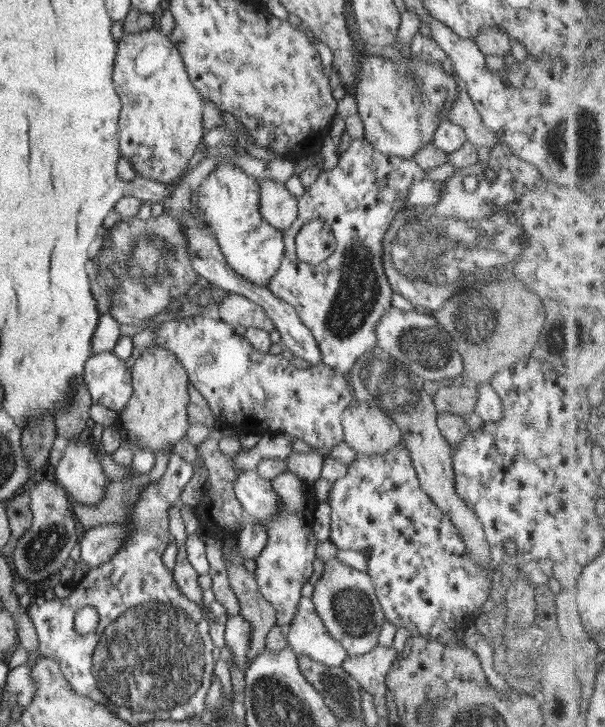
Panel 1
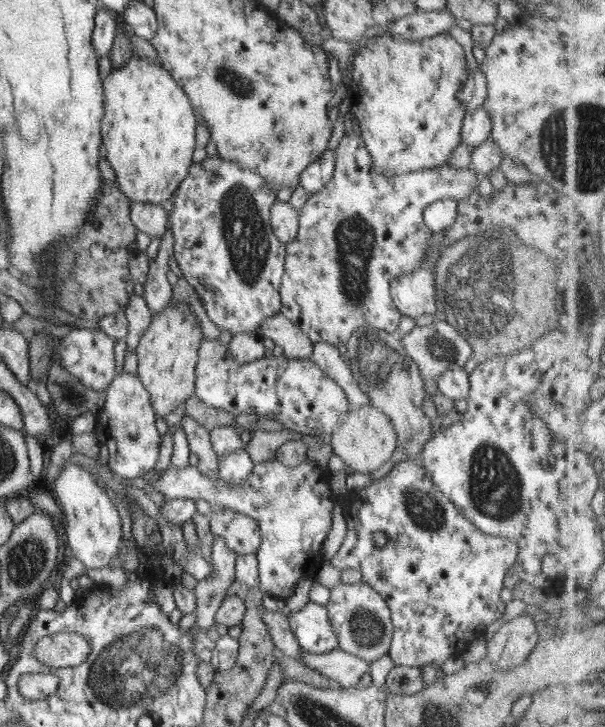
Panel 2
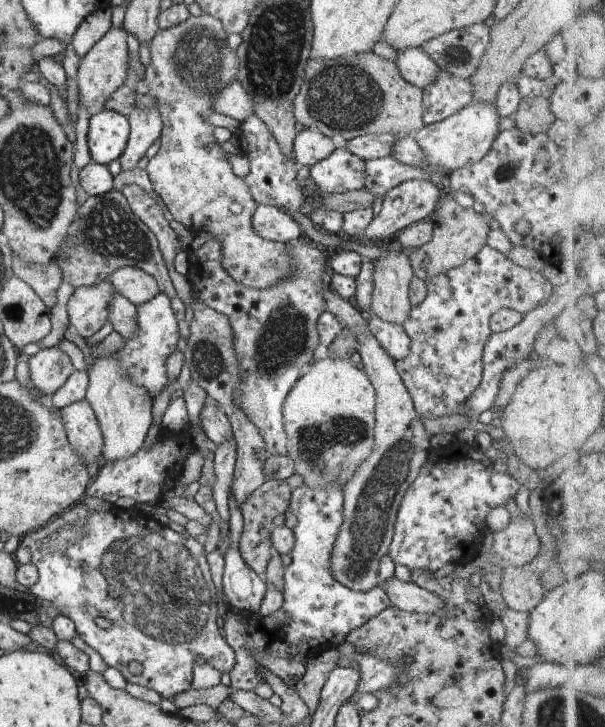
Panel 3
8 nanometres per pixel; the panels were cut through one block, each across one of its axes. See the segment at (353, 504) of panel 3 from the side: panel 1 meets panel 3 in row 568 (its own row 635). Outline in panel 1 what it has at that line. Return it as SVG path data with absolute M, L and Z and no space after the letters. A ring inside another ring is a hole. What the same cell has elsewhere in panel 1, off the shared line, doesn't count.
M332 557L325 562L311 599L328 632L347 650L348 656L367 654L378 645L379 632L386 620L369 573L358 571L342 563L338 557Z

